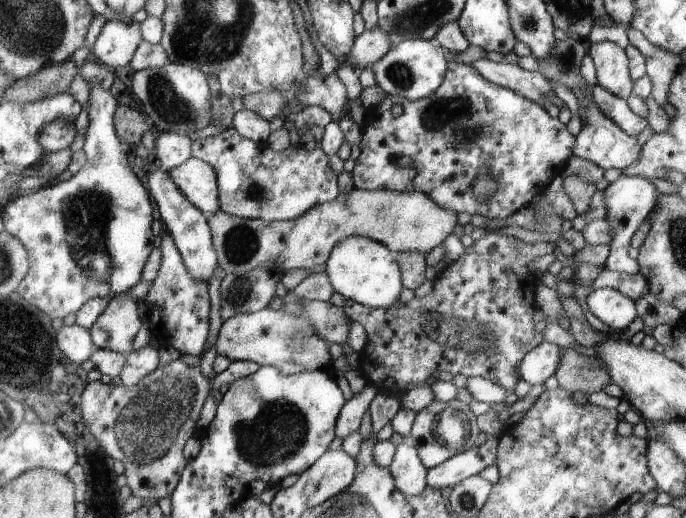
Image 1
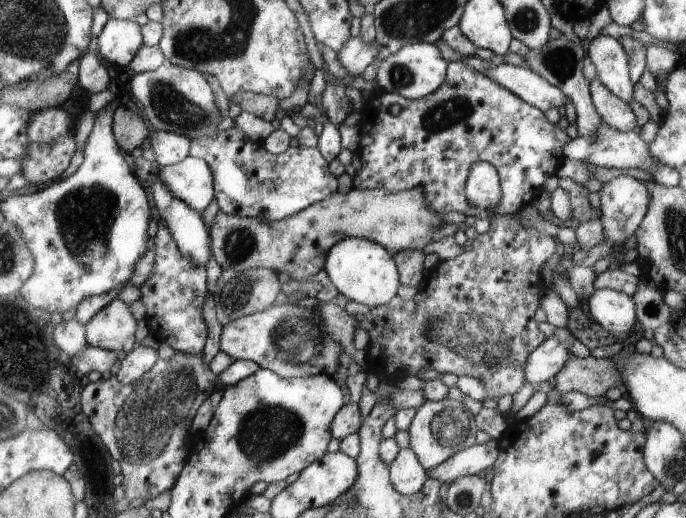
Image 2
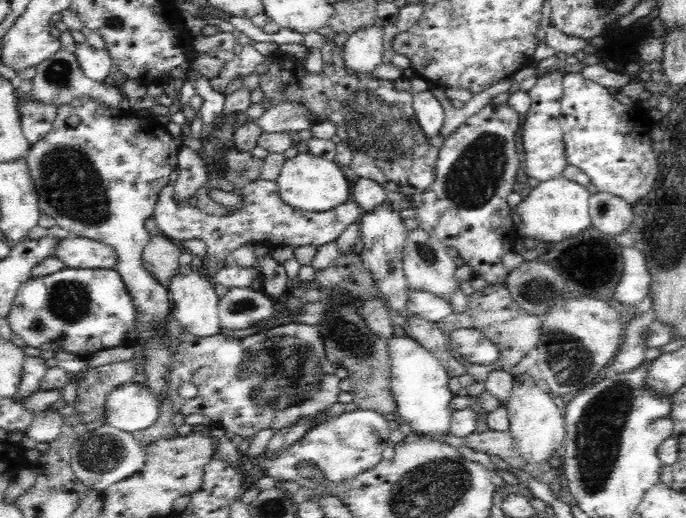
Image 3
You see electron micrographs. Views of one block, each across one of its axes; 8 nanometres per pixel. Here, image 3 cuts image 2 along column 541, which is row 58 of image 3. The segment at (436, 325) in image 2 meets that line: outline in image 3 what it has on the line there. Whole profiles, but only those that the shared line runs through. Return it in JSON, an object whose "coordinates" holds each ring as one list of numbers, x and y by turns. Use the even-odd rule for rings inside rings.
{"coordinates":[[244,45,242,51,232,60,224,62,218,76,209,79,210,84,216,92,223,93,232,80,252,74,260,64,266,64,266,58,254,49,254,45],[343,46,336,47,332,53,332,62,326,64,320,72,306,72,304,62,296,57,276,58,268,60,268,72,262,73,263,104,266,109,288,102,301,105,315,123,332,122,336,124,336,134,340,140,348,145,354,156,350,169,351,174,360,178,368,178,378,182,388,194,398,192,407,196,422,194,432,186,434,171,439,156,438,148,430,144,413,109,413,95,406,90,398,89,391,80,378,80,372,73,356,73,347,69]]}

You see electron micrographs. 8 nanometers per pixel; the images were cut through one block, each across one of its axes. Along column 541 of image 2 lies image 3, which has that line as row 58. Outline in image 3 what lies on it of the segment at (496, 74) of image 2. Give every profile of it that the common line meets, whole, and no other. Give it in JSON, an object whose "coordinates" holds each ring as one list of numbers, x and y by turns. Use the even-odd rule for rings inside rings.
{"coordinates":[[78,43,73,48,77,61,89,79,102,83,112,68,112,61,106,49,96,49,89,43]]}

